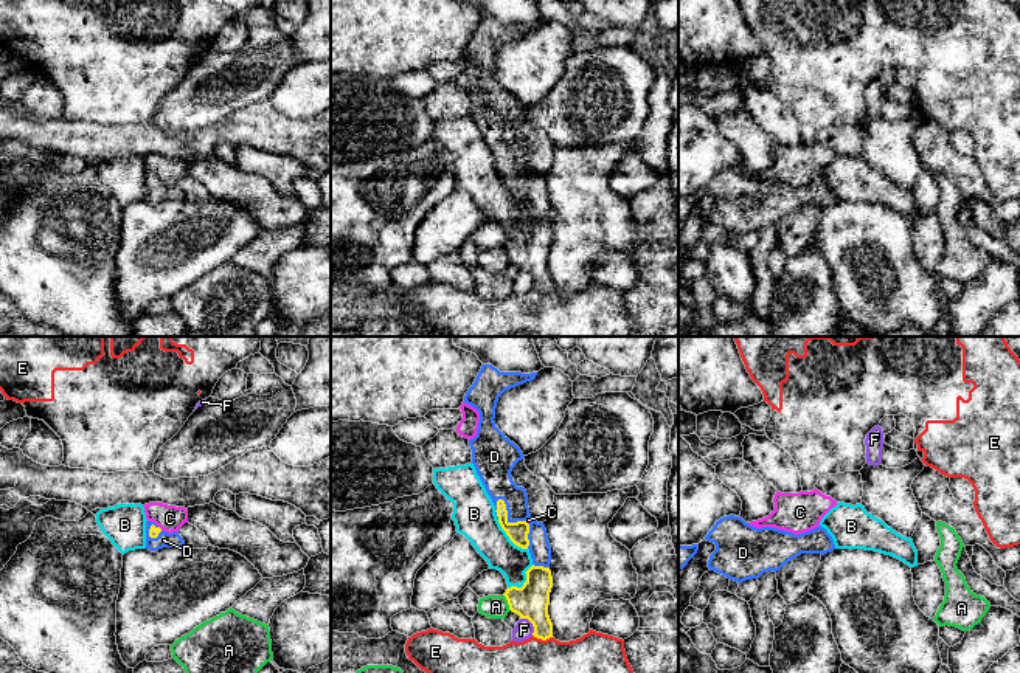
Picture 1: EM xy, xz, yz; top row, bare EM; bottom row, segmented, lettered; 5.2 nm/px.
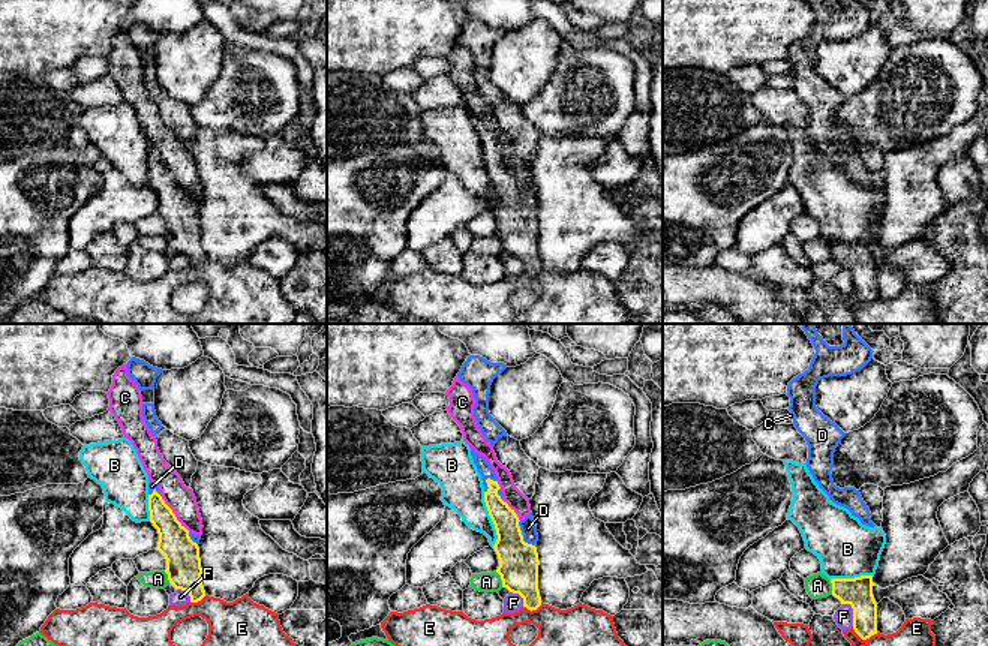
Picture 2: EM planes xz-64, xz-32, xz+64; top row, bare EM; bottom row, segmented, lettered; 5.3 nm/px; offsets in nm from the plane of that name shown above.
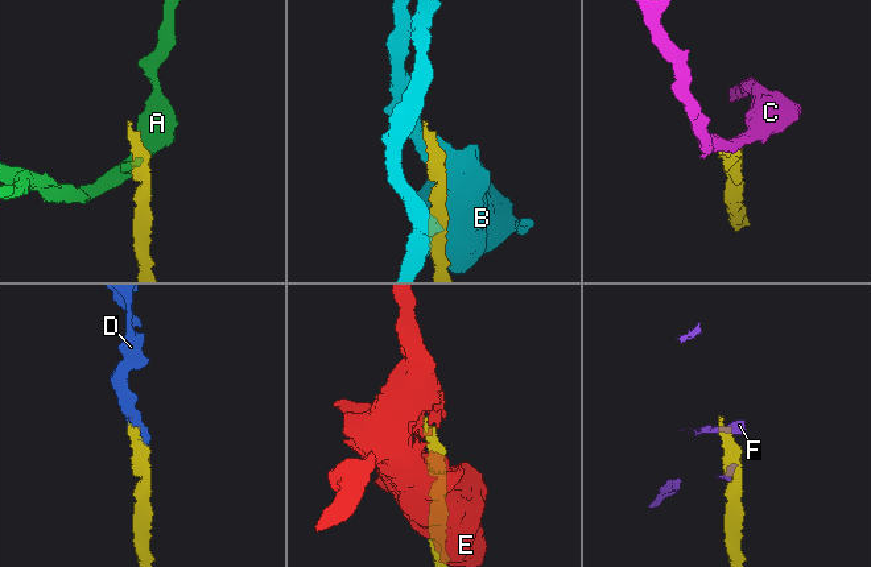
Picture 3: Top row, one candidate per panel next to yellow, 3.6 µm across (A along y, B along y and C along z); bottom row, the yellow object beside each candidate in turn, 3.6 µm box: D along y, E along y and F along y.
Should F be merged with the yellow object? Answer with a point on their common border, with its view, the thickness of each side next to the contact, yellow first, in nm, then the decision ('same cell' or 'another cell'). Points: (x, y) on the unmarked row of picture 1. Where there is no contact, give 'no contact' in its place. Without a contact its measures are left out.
xz (531, 275) | 180/100 nm | another cell

